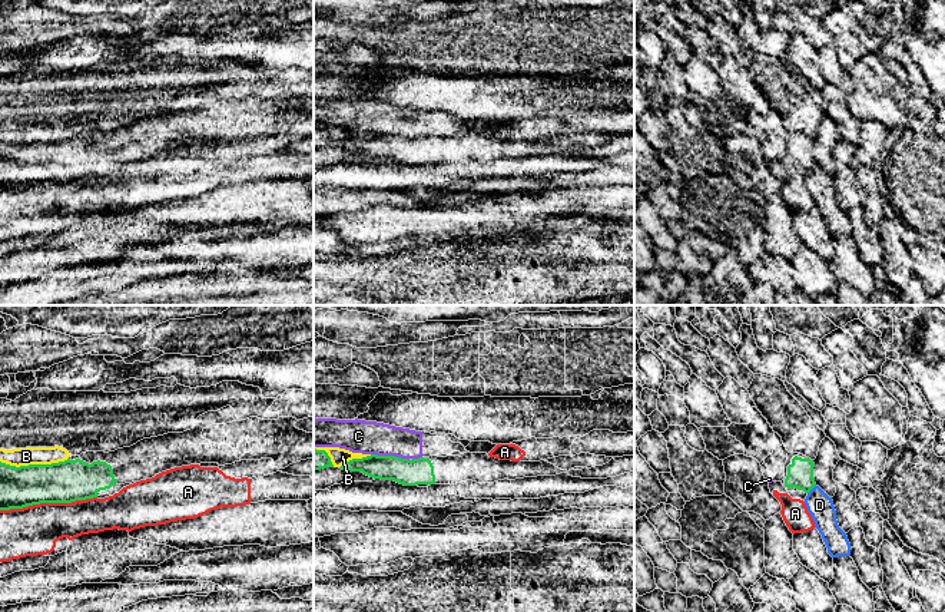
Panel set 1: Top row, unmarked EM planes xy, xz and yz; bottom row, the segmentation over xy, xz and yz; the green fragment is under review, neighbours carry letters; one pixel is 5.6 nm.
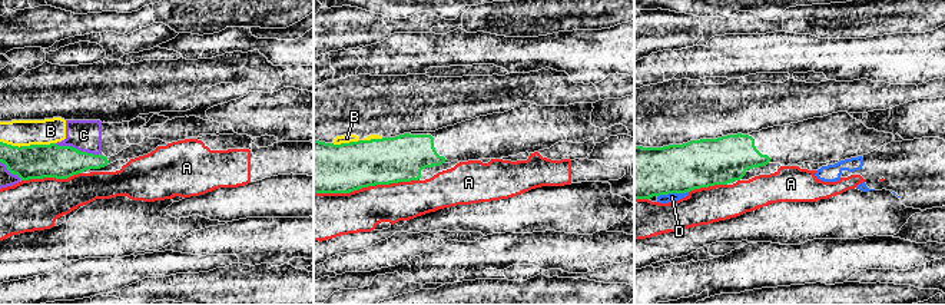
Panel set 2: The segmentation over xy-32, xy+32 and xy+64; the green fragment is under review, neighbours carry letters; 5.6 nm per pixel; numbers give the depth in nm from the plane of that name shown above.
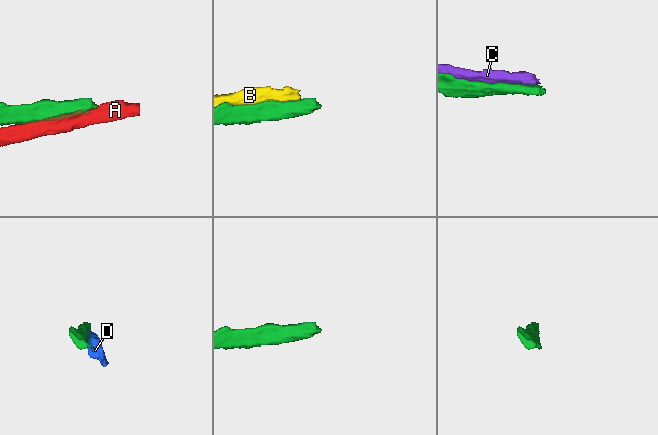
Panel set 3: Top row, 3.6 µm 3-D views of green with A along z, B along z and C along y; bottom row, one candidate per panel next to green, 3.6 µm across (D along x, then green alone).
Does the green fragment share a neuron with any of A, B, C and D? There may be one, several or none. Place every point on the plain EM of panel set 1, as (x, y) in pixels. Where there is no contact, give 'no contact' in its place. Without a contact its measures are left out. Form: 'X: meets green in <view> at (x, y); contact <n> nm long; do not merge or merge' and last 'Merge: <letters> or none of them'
A: meets green in xy at (47, 181); contact 550 nm long; do not merge
B: meets green in xy at (33, 144); contact 380 nm long; do not merge
C: meets green in xz at (390, 135); contact 220 nm long; do not merge
D: meets green in yz at (812, 166); contact 70 nm long; do not merge
Merge: none of them

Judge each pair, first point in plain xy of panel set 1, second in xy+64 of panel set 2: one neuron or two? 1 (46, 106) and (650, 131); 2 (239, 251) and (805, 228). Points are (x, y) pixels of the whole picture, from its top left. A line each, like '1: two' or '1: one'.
1: one
2: two

